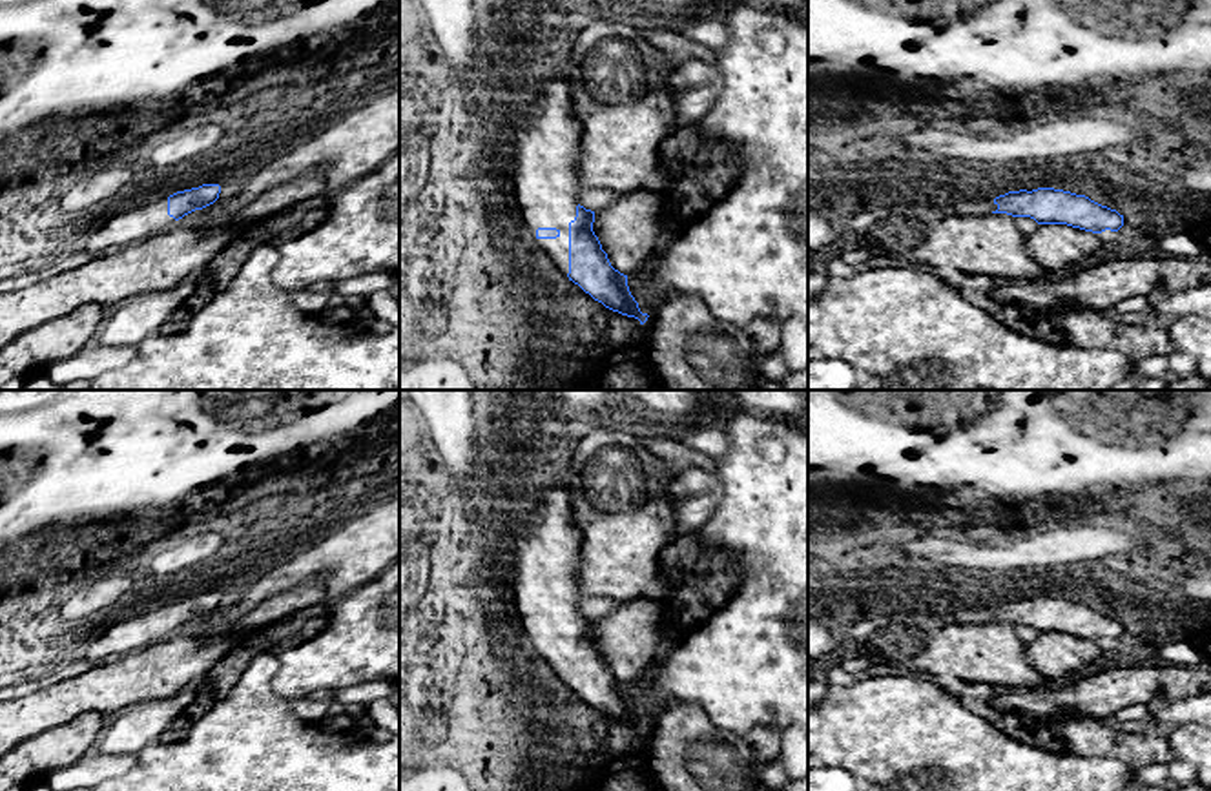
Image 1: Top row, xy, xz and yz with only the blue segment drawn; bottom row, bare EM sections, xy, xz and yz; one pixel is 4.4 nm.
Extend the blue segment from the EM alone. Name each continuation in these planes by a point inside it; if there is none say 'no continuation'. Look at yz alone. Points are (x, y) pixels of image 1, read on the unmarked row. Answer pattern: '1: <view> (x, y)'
1: yz (978, 615)

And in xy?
1: xy (137, 631)

